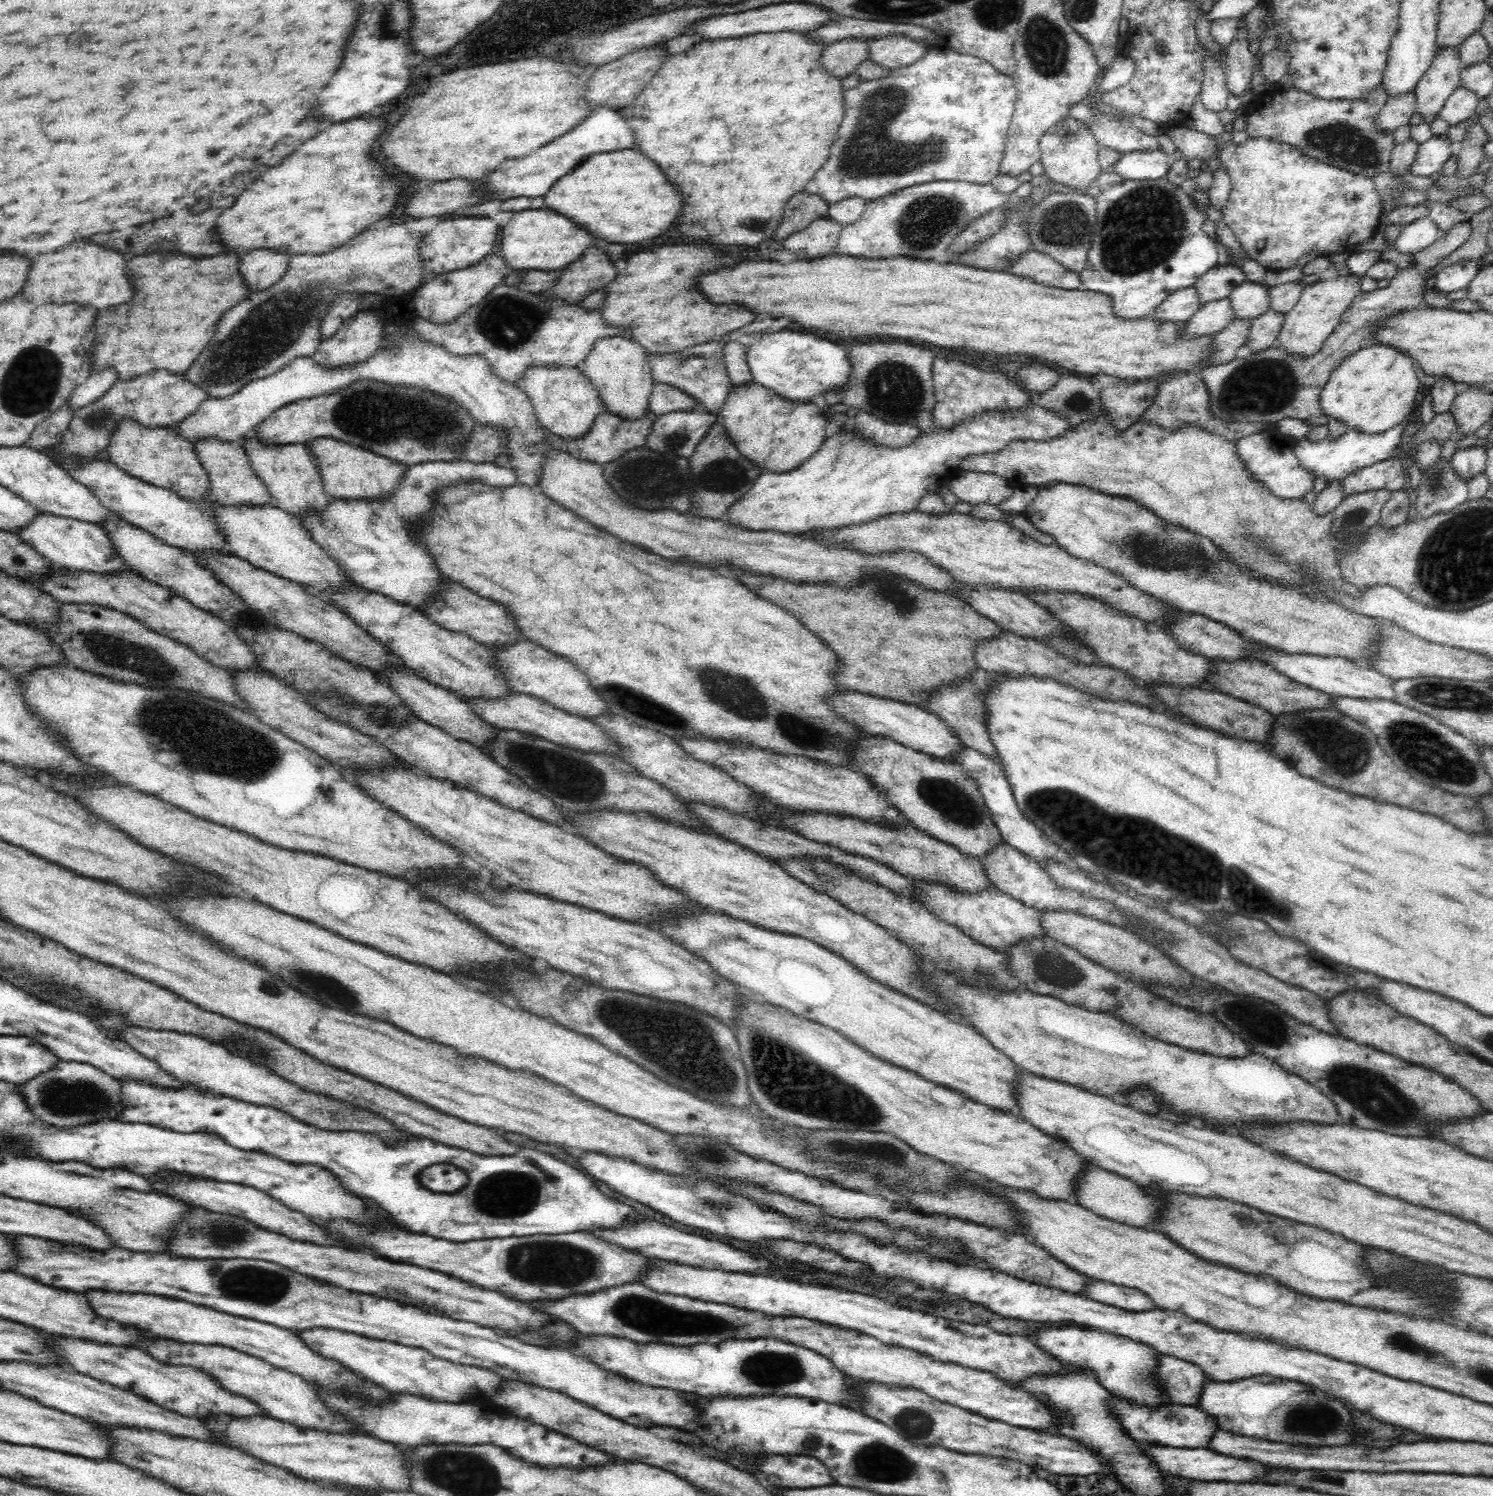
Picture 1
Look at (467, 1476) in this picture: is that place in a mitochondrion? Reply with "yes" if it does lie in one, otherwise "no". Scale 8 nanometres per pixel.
yes

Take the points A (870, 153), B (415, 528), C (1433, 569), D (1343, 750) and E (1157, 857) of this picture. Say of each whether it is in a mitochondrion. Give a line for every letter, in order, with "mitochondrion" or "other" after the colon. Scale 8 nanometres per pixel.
A: mitochondrion
B: other
C: mitochondrion
D: mitochondrion
E: mitochondrion

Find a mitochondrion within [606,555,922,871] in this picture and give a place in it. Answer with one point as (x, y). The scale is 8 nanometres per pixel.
(748, 702)

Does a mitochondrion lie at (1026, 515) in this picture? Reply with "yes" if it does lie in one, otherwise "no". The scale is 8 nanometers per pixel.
no

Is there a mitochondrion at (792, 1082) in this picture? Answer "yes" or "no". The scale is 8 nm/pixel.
yes

